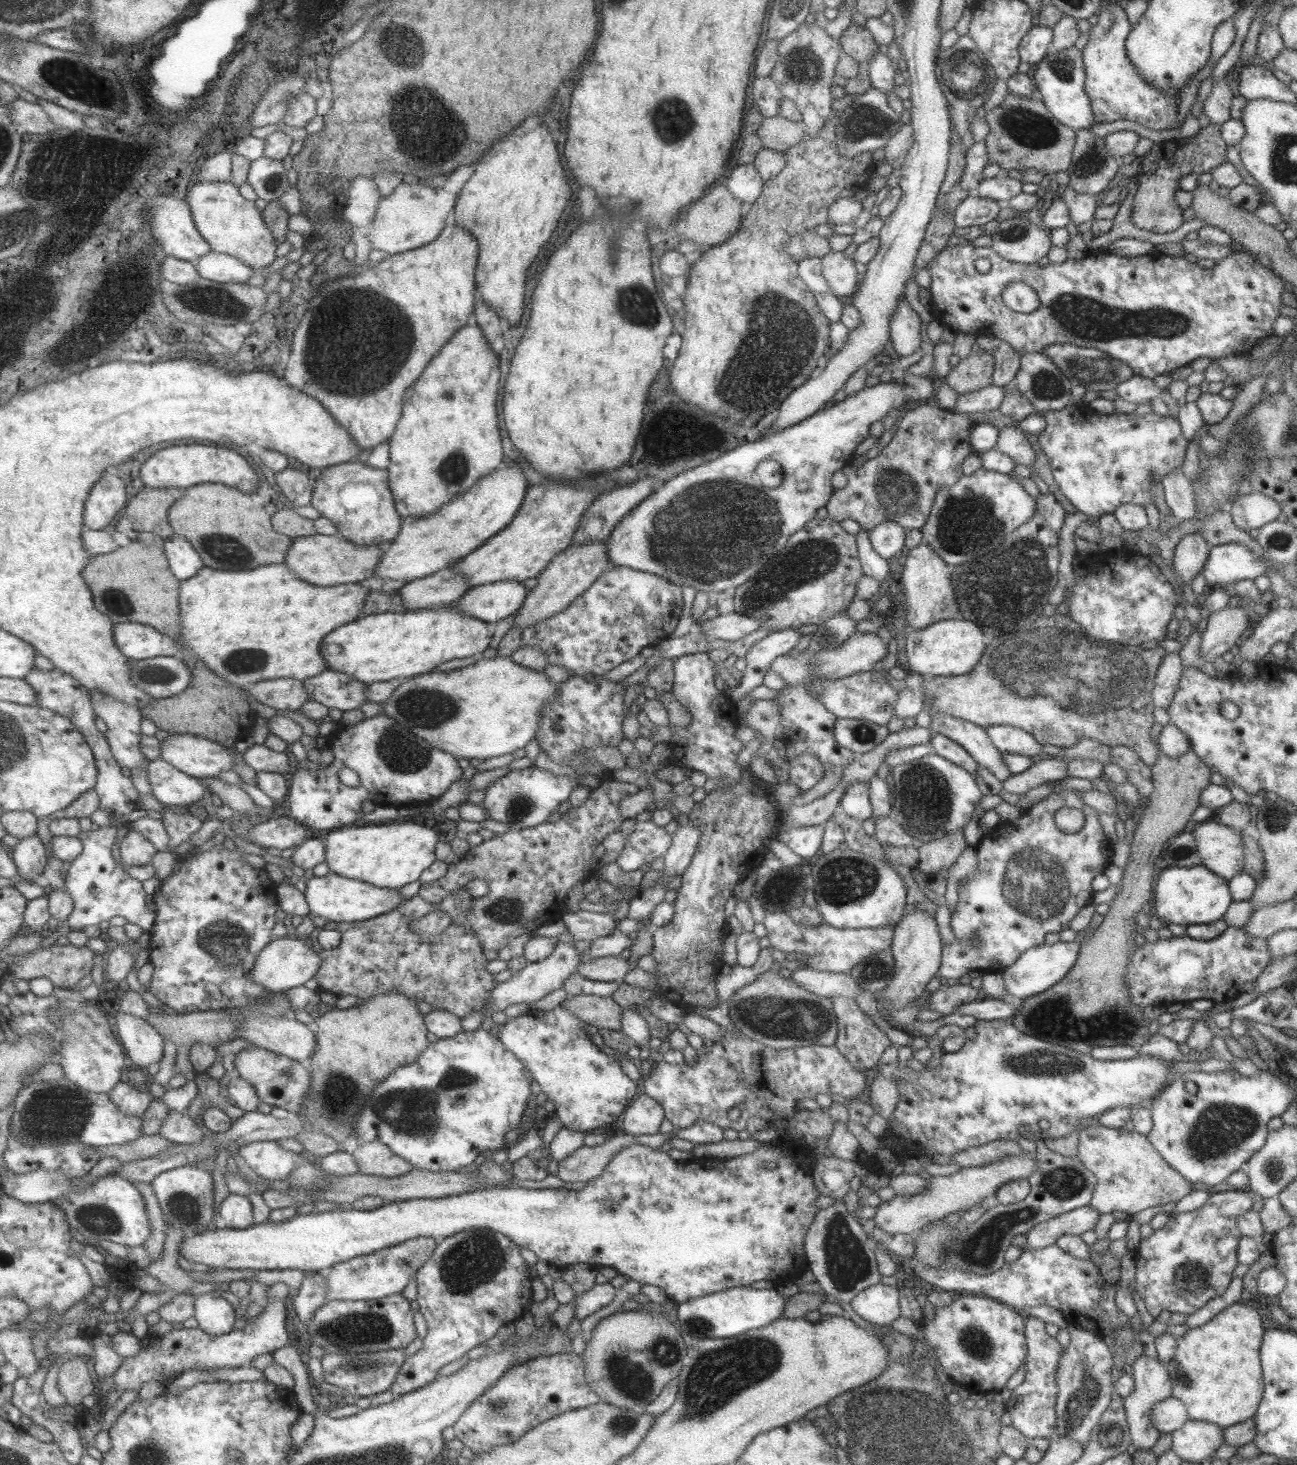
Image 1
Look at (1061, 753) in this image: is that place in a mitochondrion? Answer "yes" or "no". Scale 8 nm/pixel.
no

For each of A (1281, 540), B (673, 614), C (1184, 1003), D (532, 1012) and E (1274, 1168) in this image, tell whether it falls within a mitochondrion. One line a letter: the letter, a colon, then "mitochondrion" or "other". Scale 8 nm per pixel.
A: mitochondrion
B: other
C: other
D: other
E: mitochondrion

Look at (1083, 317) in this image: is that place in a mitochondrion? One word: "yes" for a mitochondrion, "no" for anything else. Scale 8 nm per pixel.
yes

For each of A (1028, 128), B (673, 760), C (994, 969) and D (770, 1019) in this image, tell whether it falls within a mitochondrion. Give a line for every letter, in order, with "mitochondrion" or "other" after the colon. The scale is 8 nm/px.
A: mitochondrion
B: other
C: other
D: mitochondrion

